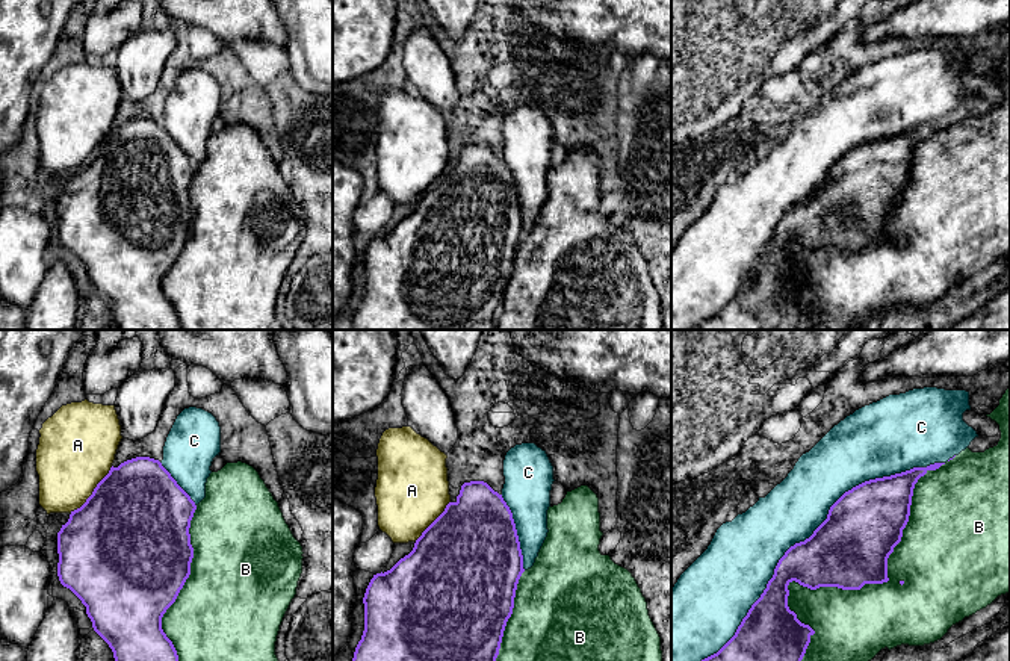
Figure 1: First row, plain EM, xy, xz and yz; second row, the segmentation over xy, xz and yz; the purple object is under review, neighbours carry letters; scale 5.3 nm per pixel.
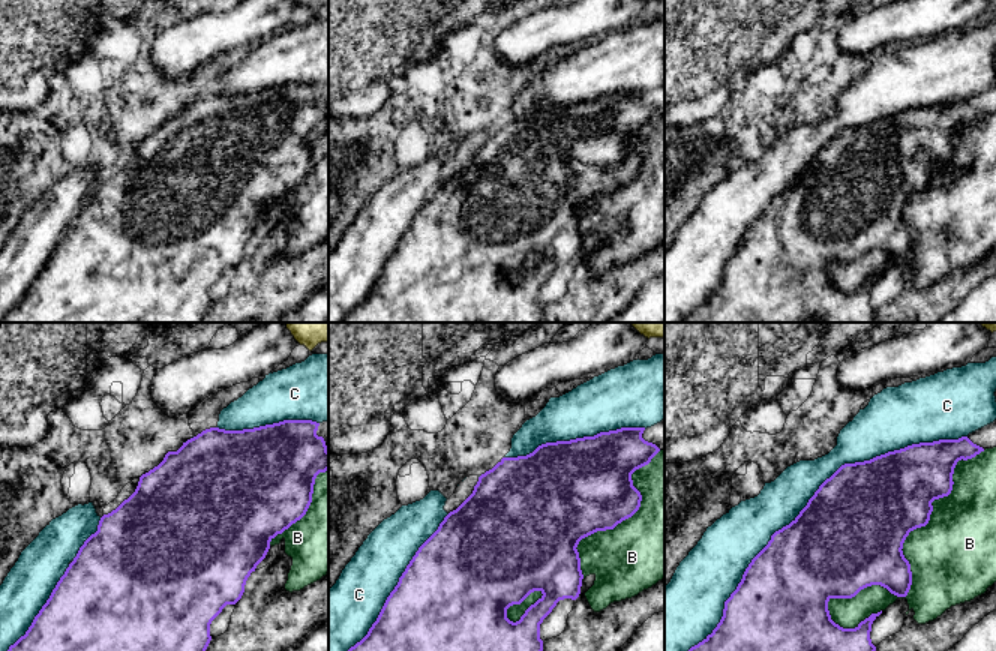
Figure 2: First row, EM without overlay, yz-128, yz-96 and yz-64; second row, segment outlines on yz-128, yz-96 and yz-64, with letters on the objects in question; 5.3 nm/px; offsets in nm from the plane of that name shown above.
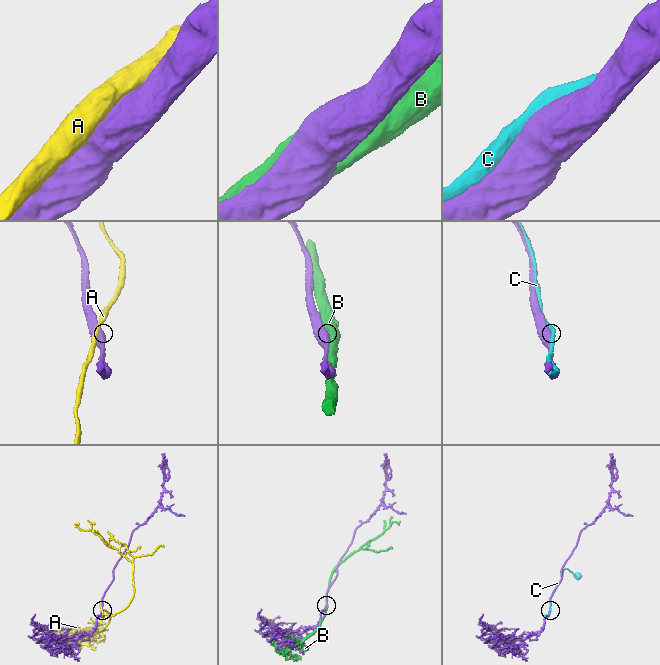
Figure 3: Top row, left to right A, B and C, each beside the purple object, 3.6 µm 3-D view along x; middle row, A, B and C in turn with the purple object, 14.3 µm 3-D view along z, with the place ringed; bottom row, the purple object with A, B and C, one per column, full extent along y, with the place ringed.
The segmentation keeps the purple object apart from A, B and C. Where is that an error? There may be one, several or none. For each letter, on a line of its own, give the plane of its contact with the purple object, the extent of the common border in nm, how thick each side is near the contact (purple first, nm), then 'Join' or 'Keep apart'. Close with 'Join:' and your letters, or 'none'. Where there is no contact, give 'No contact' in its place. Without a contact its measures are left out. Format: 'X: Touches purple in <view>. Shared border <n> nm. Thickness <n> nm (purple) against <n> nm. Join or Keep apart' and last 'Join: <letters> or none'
A: Touches purple in xy. Shared border 340 nm. Thickness 500 nm (purple) against 400 nm. Keep apart
B: Touches purple in yz. Shared border 1350 nm. Thickness 400 nm (purple) against 400 nm. Keep apart
C: Touches purple in yz. Shared border 1700 nm. Thickness 400 nm (purple) against 320 nm. Join
Join: C

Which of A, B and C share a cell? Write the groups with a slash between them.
A / B / C

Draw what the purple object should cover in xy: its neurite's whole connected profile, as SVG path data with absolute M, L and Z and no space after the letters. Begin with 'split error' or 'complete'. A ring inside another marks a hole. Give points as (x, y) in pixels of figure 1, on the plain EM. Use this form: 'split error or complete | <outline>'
complete | M136 118L112 127L57 194L59 242L86 268L94 292L109 306L119 330L181 330L172 303L162 290L162 278L191 236L194 209L189 189L195 171L195 163L159 121Z

